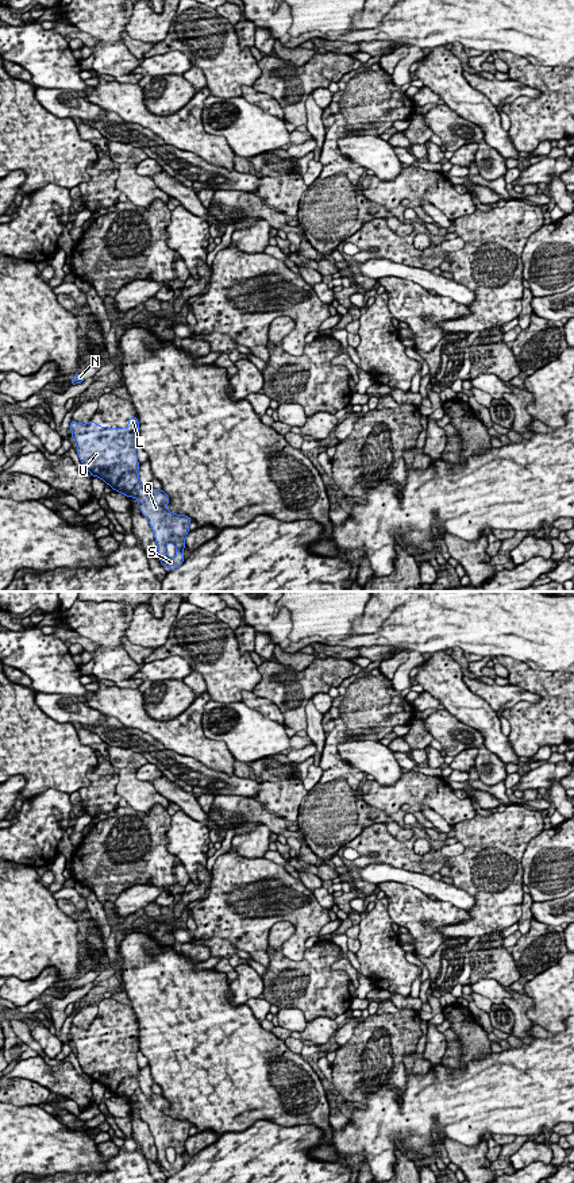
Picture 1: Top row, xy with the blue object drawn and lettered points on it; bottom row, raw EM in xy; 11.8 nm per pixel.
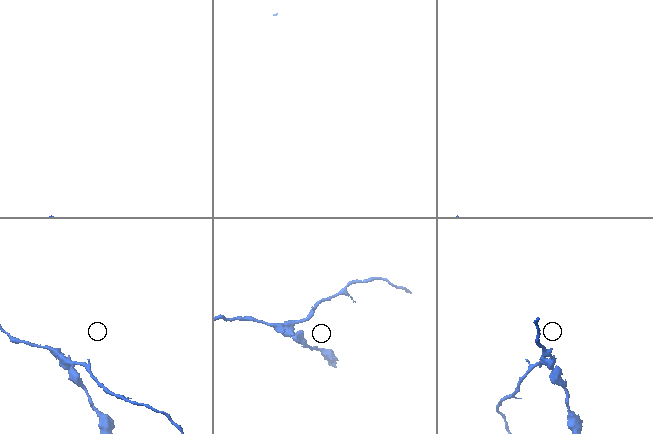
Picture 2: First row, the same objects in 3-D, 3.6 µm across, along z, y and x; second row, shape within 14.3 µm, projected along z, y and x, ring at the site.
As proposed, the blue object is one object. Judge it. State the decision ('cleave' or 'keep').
cleave

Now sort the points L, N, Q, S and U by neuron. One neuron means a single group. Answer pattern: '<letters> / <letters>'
L N U / Q S

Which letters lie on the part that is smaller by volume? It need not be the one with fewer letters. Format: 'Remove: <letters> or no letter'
Remove: Q, S

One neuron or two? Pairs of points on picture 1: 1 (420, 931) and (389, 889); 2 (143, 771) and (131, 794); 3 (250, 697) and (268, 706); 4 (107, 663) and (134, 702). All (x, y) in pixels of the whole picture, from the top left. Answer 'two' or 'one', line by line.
1: one
2: two
3: one
4: two

